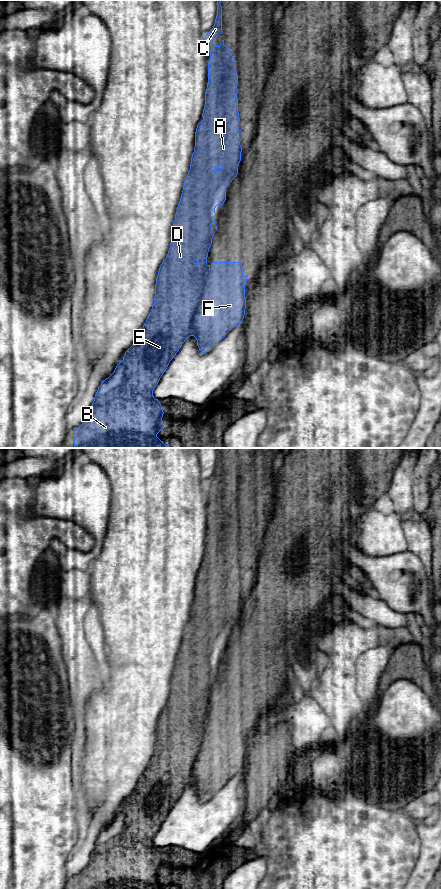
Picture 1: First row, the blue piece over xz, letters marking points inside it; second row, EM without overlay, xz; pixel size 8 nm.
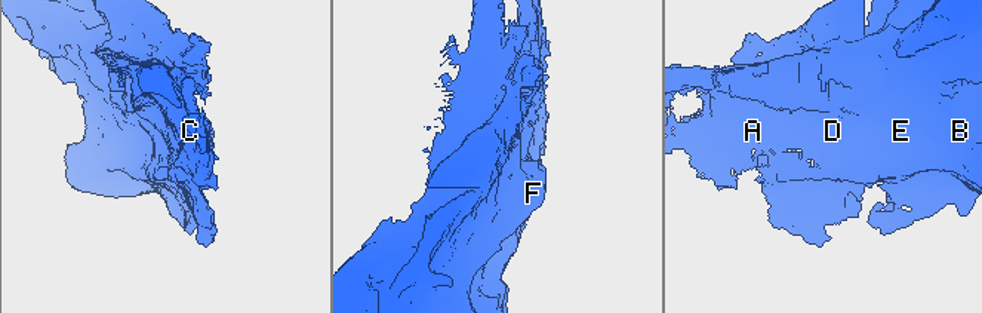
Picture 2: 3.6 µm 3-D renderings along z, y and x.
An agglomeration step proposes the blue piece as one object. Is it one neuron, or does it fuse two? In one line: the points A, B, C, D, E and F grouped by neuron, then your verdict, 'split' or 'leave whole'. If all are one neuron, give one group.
A B C D E / F | split

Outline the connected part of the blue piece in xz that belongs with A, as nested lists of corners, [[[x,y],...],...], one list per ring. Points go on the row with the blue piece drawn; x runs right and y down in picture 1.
[[[217,0],[217,15],[214,26],[203,38],[207,42],[207,49],[210,51],[208,83],[205,93],[205,106],[202,113],[203,120],[198,123],[196,128],[195,147],[191,157],[190,170],[184,181],[181,198],[175,214],[170,248],[158,271],[154,303],[133,345],[125,352],[123,360],[116,366],[114,372],[98,387],[88,417],[81,425],[73,429],[74,448],[178,448],[165,445],[157,437],[157,434],[164,429],[162,423],[164,412],[158,399],[154,398],[153,390],[170,361],[185,340],[192,334],[192,321],[202,294],[204,271],[214,236],[211,225],[215,224],[215,208],[217,205],[222,206],[226,200],[226,188],[238,174],[238,165],[241,161],[242,152],[240,145],[242,131],[238,127],[240,118],[237,99],[238,75],[236,60],[232,56],[230,49],[224,45],[224,40],[221,41],[219,46],[212,46],[213,41],[223,33],[221,1]]]

